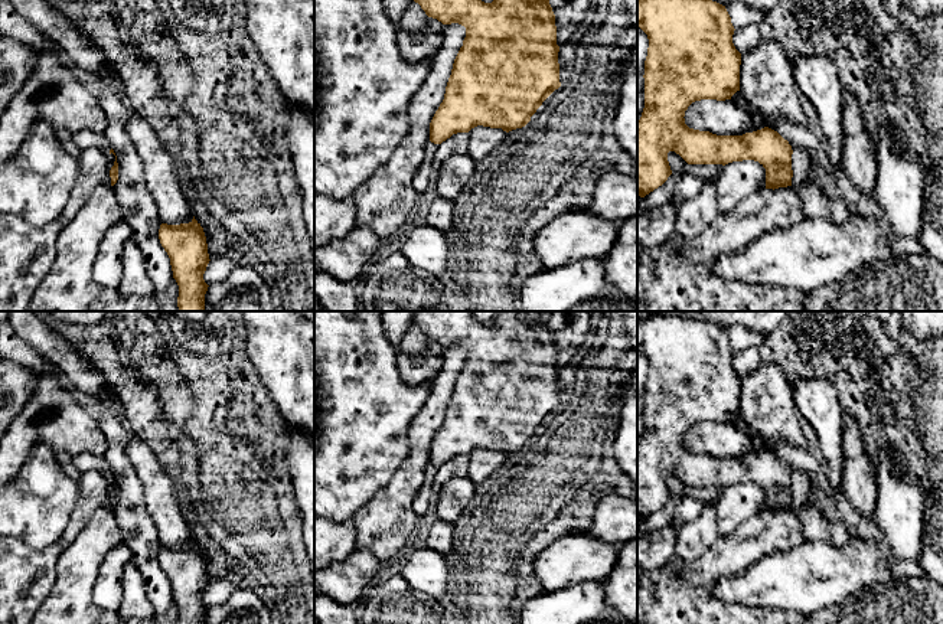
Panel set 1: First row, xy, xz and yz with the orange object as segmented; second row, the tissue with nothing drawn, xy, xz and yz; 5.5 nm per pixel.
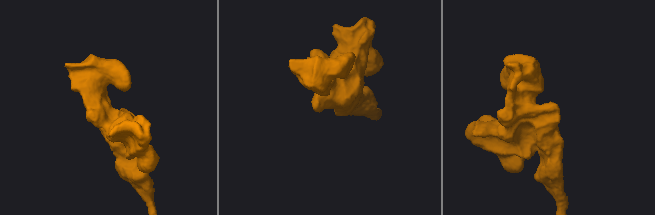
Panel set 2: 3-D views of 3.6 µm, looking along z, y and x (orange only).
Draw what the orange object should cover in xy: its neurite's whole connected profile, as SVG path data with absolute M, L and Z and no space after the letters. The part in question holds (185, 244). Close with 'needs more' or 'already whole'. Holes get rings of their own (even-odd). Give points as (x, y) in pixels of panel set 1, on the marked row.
M195 216L189 223L161 223L159 239L170 258L173 278L179 285L179 311L205 311L209 285L203 274L211 259L203 228Z; already whole

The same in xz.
M414 0L428 17L443 24L459 23L466 27L448 78L444 99L430 122L430 141L441 144L453 134L469 133L477 125L502 128L509 133L525 127L542 102L561 86L555 14L549 0Z; already whole

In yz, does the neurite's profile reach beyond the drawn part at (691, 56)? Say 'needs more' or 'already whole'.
already whole

